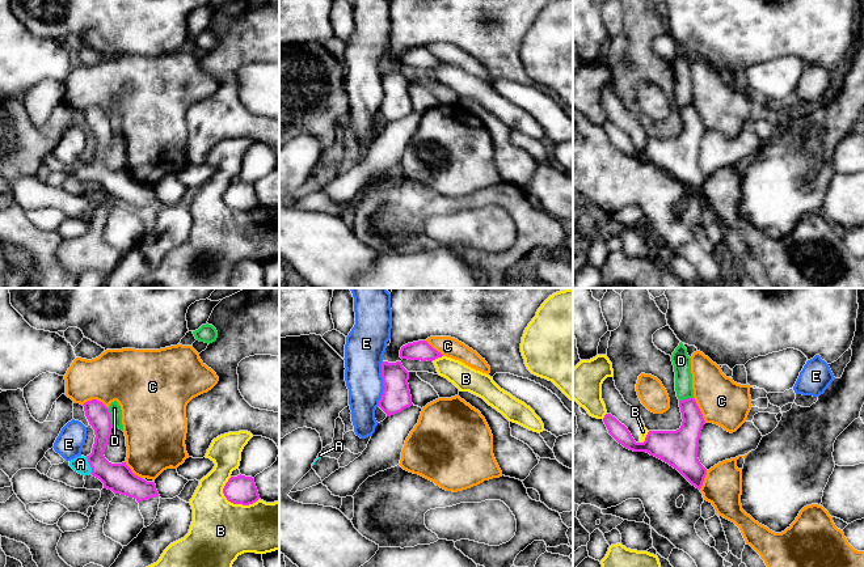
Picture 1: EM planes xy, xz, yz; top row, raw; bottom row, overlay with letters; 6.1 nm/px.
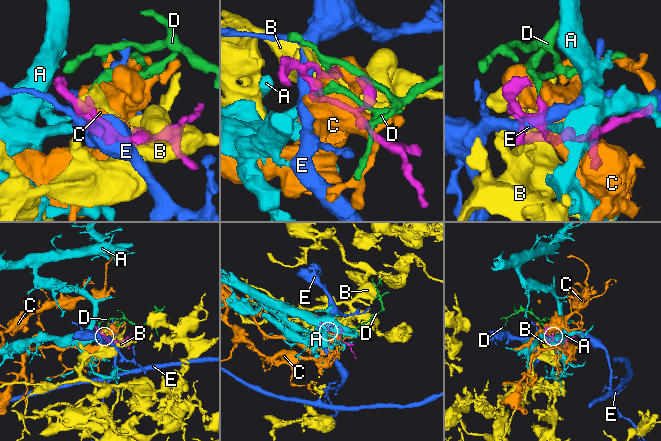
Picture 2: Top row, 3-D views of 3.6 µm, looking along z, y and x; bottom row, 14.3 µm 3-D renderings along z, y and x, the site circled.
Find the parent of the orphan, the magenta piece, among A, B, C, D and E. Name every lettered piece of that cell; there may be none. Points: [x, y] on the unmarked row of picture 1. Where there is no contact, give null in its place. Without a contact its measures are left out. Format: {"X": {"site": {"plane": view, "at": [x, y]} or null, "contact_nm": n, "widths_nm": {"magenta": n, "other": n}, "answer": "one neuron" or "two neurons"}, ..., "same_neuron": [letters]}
{"A": {"site": {"plane": "xy", "at": [89, 170]}, "contact_nm": 110, "widths_nm": {"magenta": 180, "other": 100}, "answer": "one neuron"}, "B": {"site": {"plane": "xy", "at": [237, 210]}, "contact_nm": 240, "widths_nm": {"magenta": 180, "other": 380}, "answer": "two neurons"}, "C": {"site": {"plane": "xy", "at": [96, 106]}, "contact_nm": 160, "widths_nm": {"magenta": 140, "other": 340}, "answer": "two neurons"}, "D": {"site": {"plane": "xy", "at": [109, 125]}, "contact_nm": 120, "widths_nm": {"magenta": 140, "other": 80}, "answer": "two neurons"}, "E": {"site": {"plane": "xz", "at": [383, 91]}, "contact_nm": 280, "widths_nm": {"magenta": 180, "other": 240}, "answer": "two neurons"}, "same_neuron": ["A"]}

